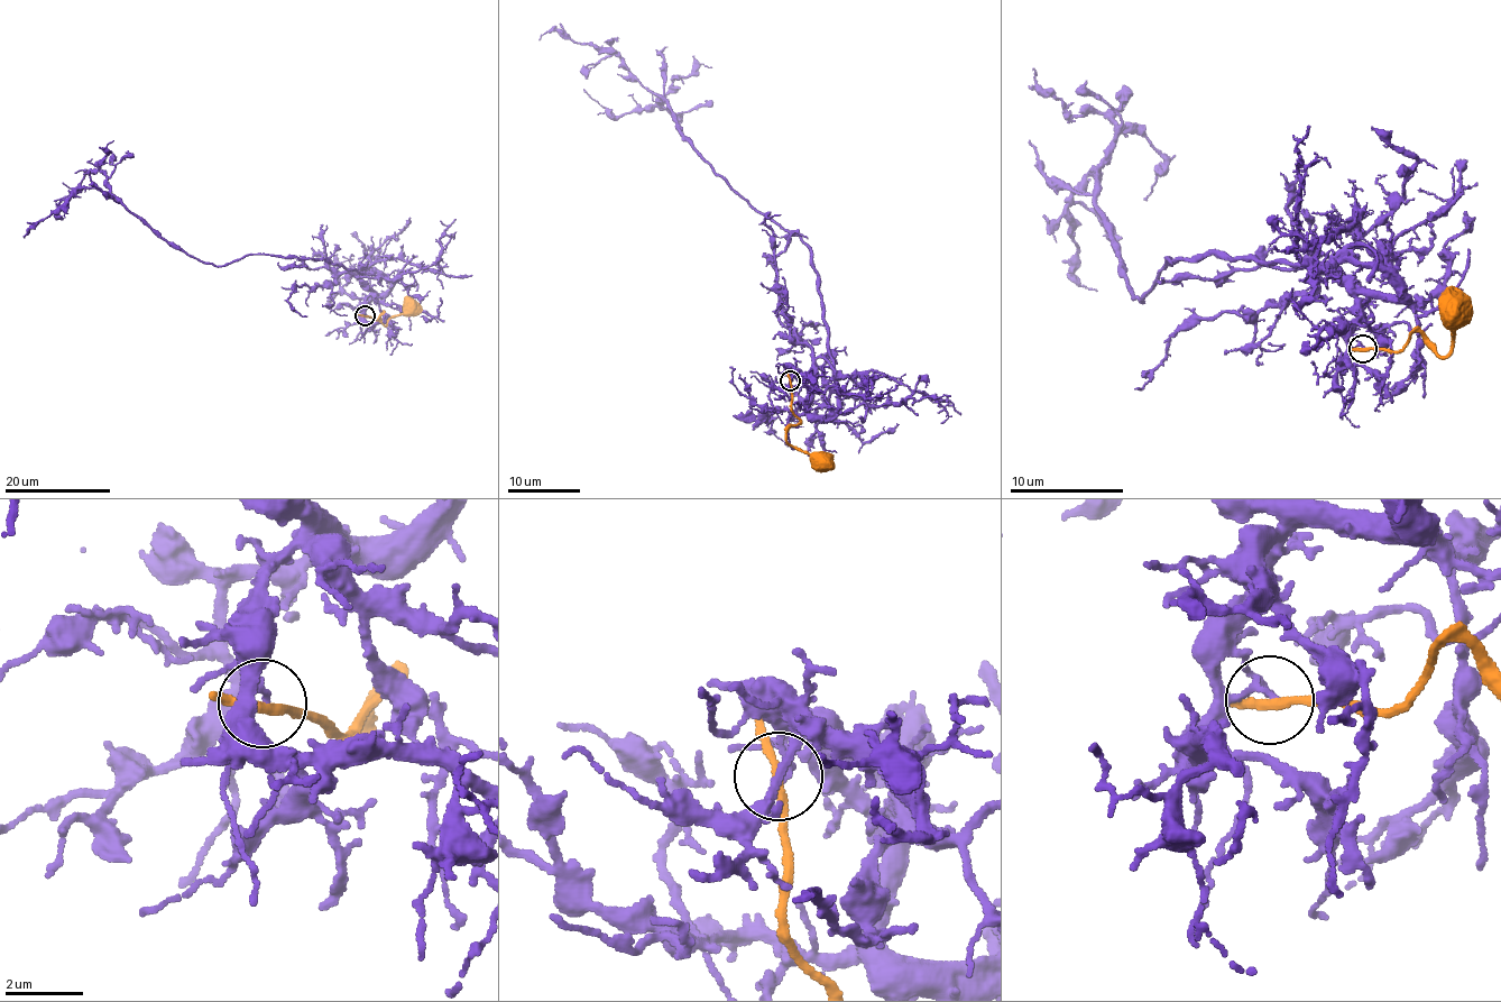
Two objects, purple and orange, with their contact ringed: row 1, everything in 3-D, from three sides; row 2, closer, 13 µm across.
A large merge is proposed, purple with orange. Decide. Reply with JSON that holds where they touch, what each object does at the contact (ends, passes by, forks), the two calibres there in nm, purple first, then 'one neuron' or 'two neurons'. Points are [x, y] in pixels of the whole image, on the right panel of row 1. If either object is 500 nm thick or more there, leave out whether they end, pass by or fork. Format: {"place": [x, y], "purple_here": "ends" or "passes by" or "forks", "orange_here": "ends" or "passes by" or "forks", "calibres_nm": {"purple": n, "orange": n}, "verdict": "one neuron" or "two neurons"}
{"place": [1363, 348], "purple_here": "ends", "orange_here": "passes by", "calibres_nm": {"purple": 150, "orange": 200}, "verdict": "two neurons"}

